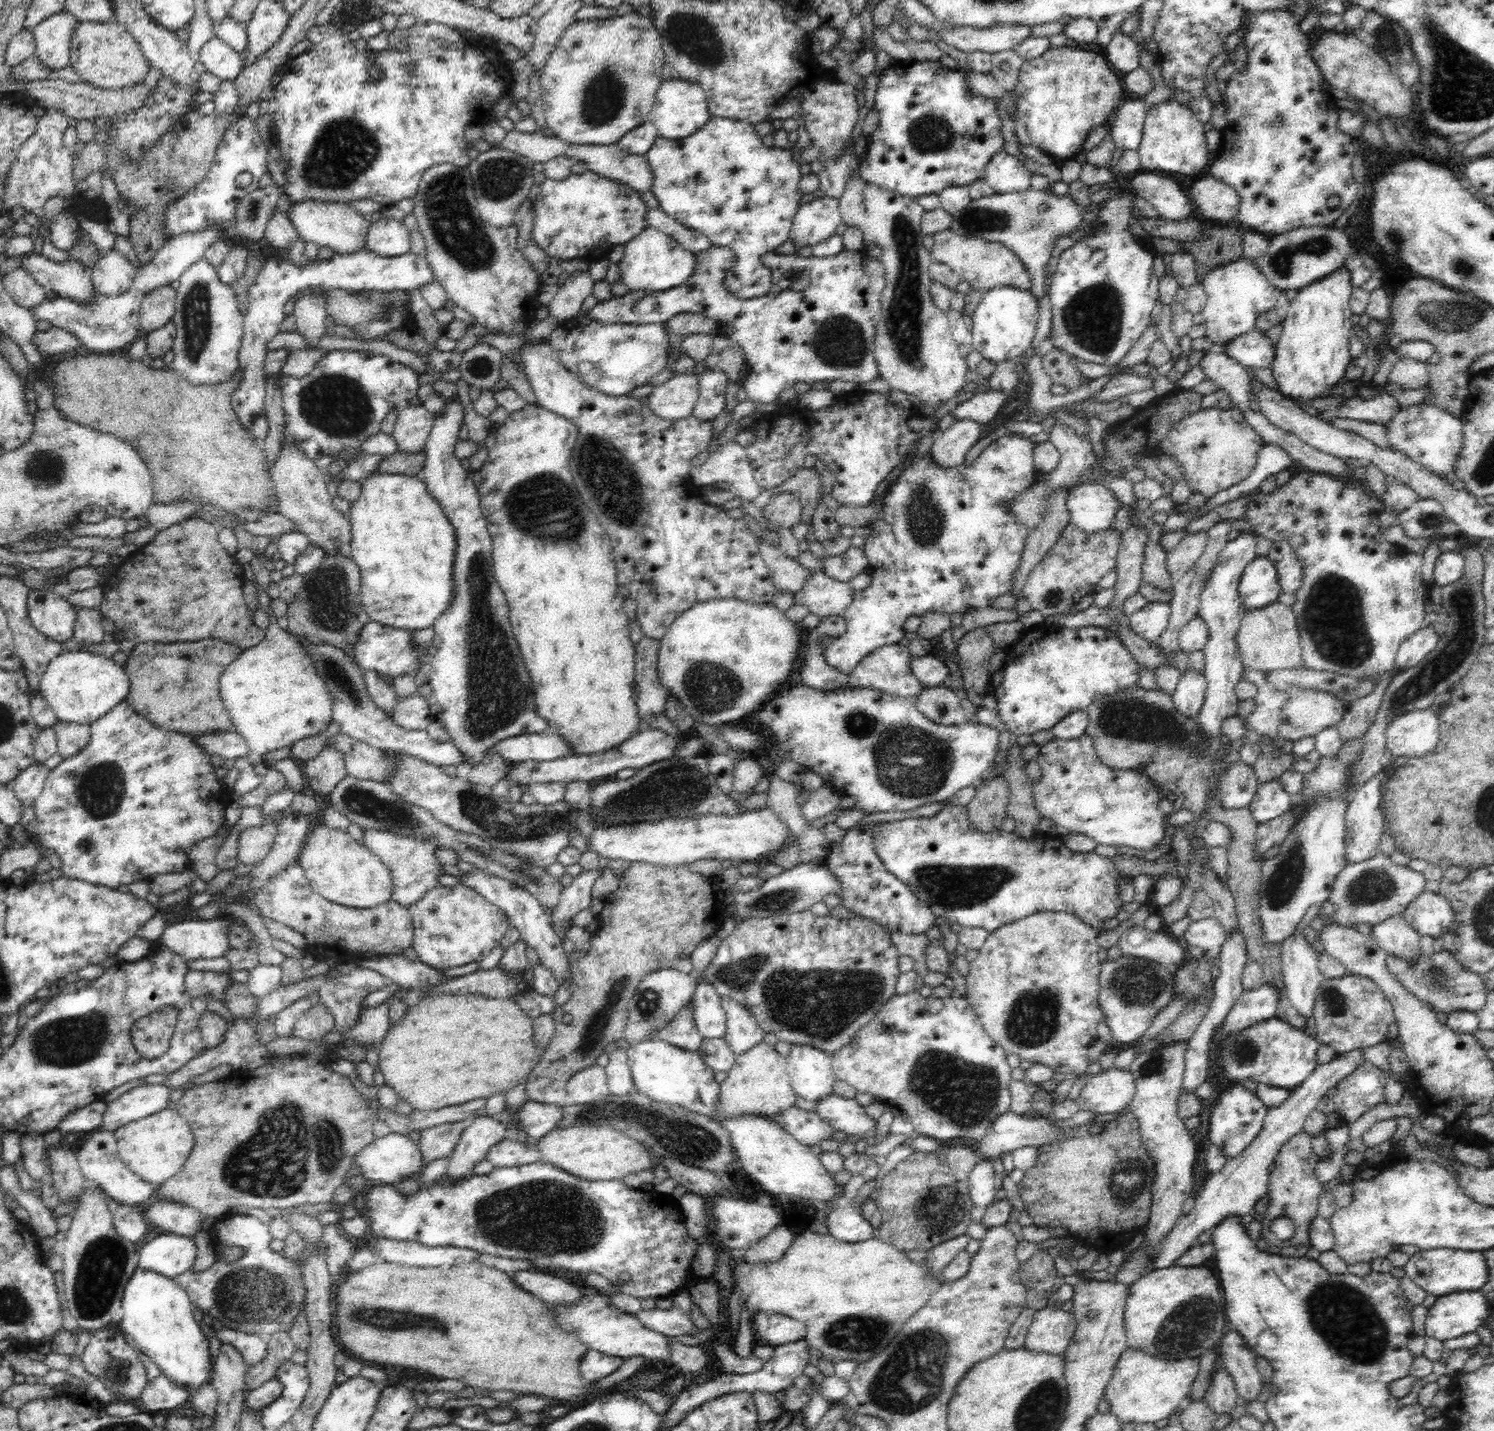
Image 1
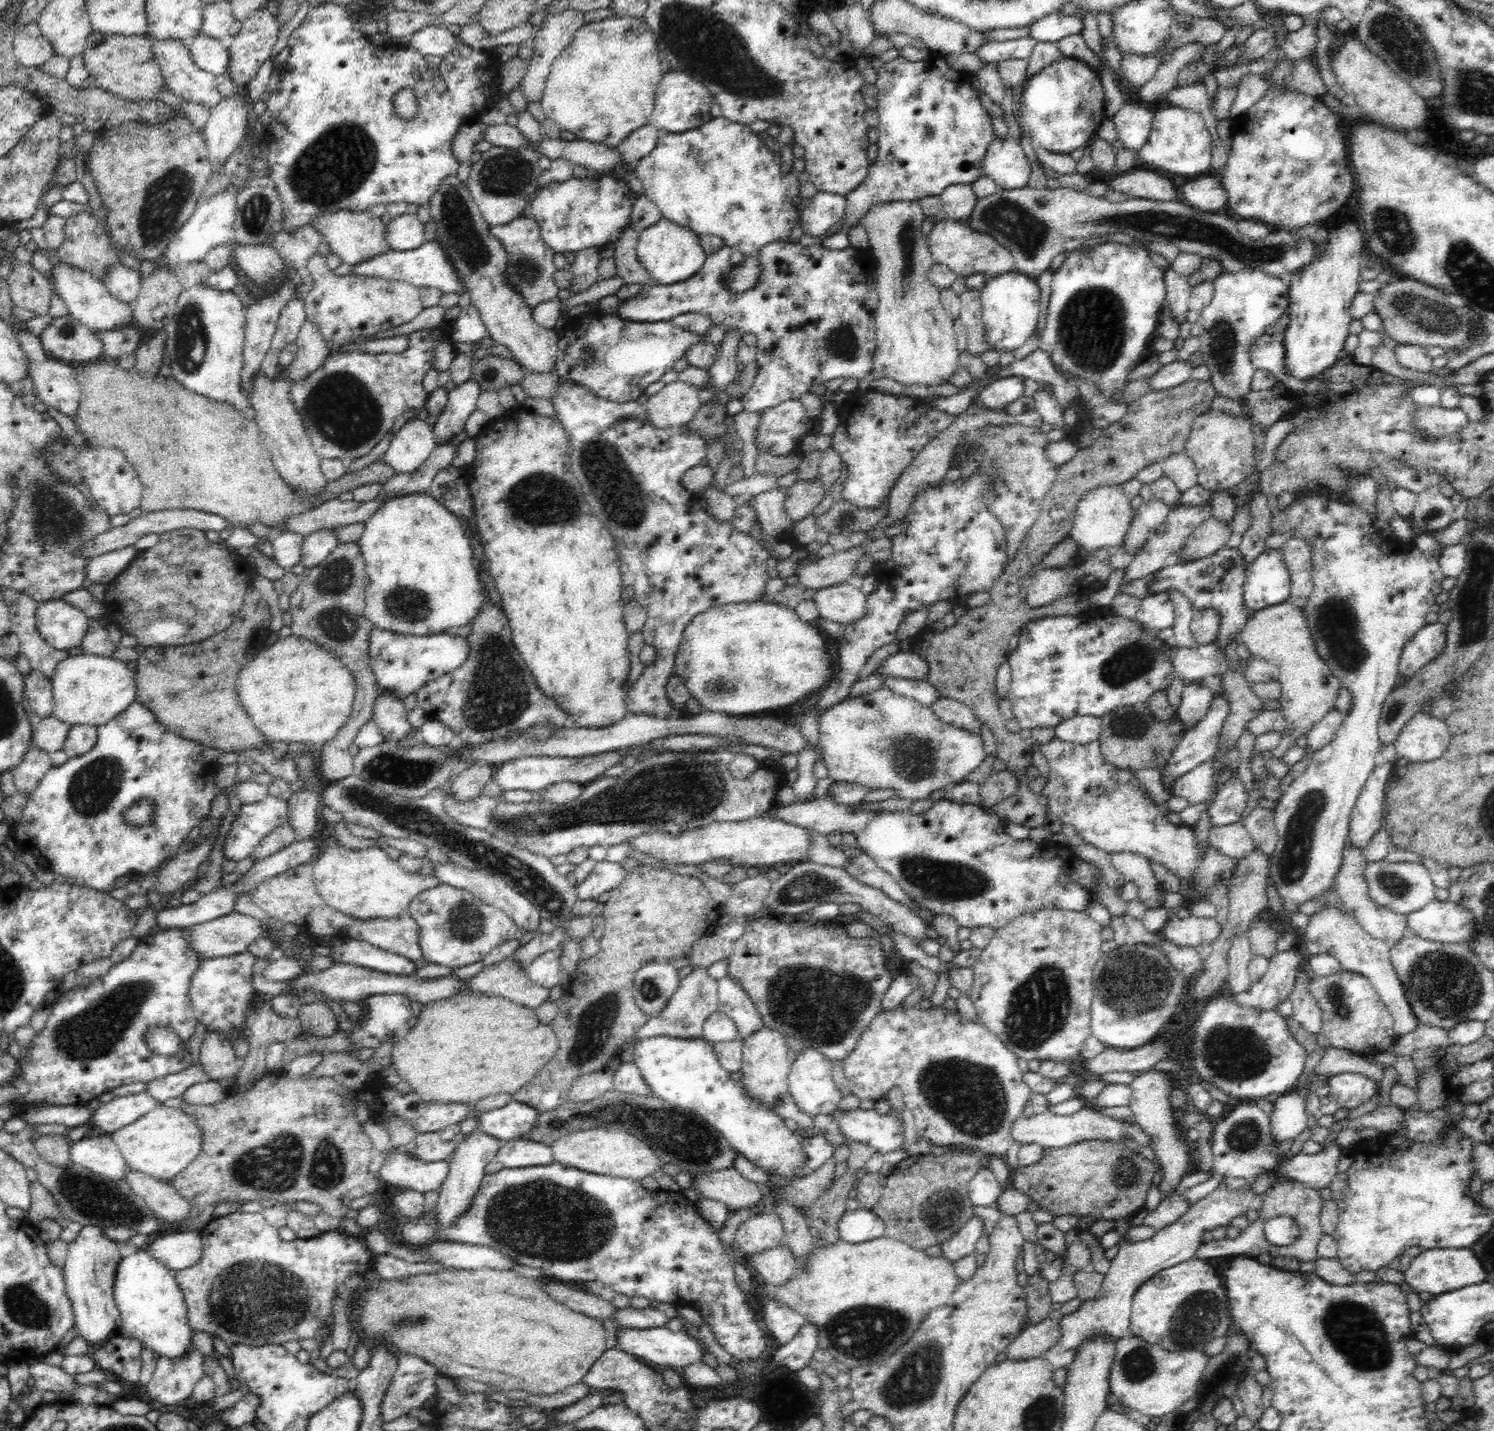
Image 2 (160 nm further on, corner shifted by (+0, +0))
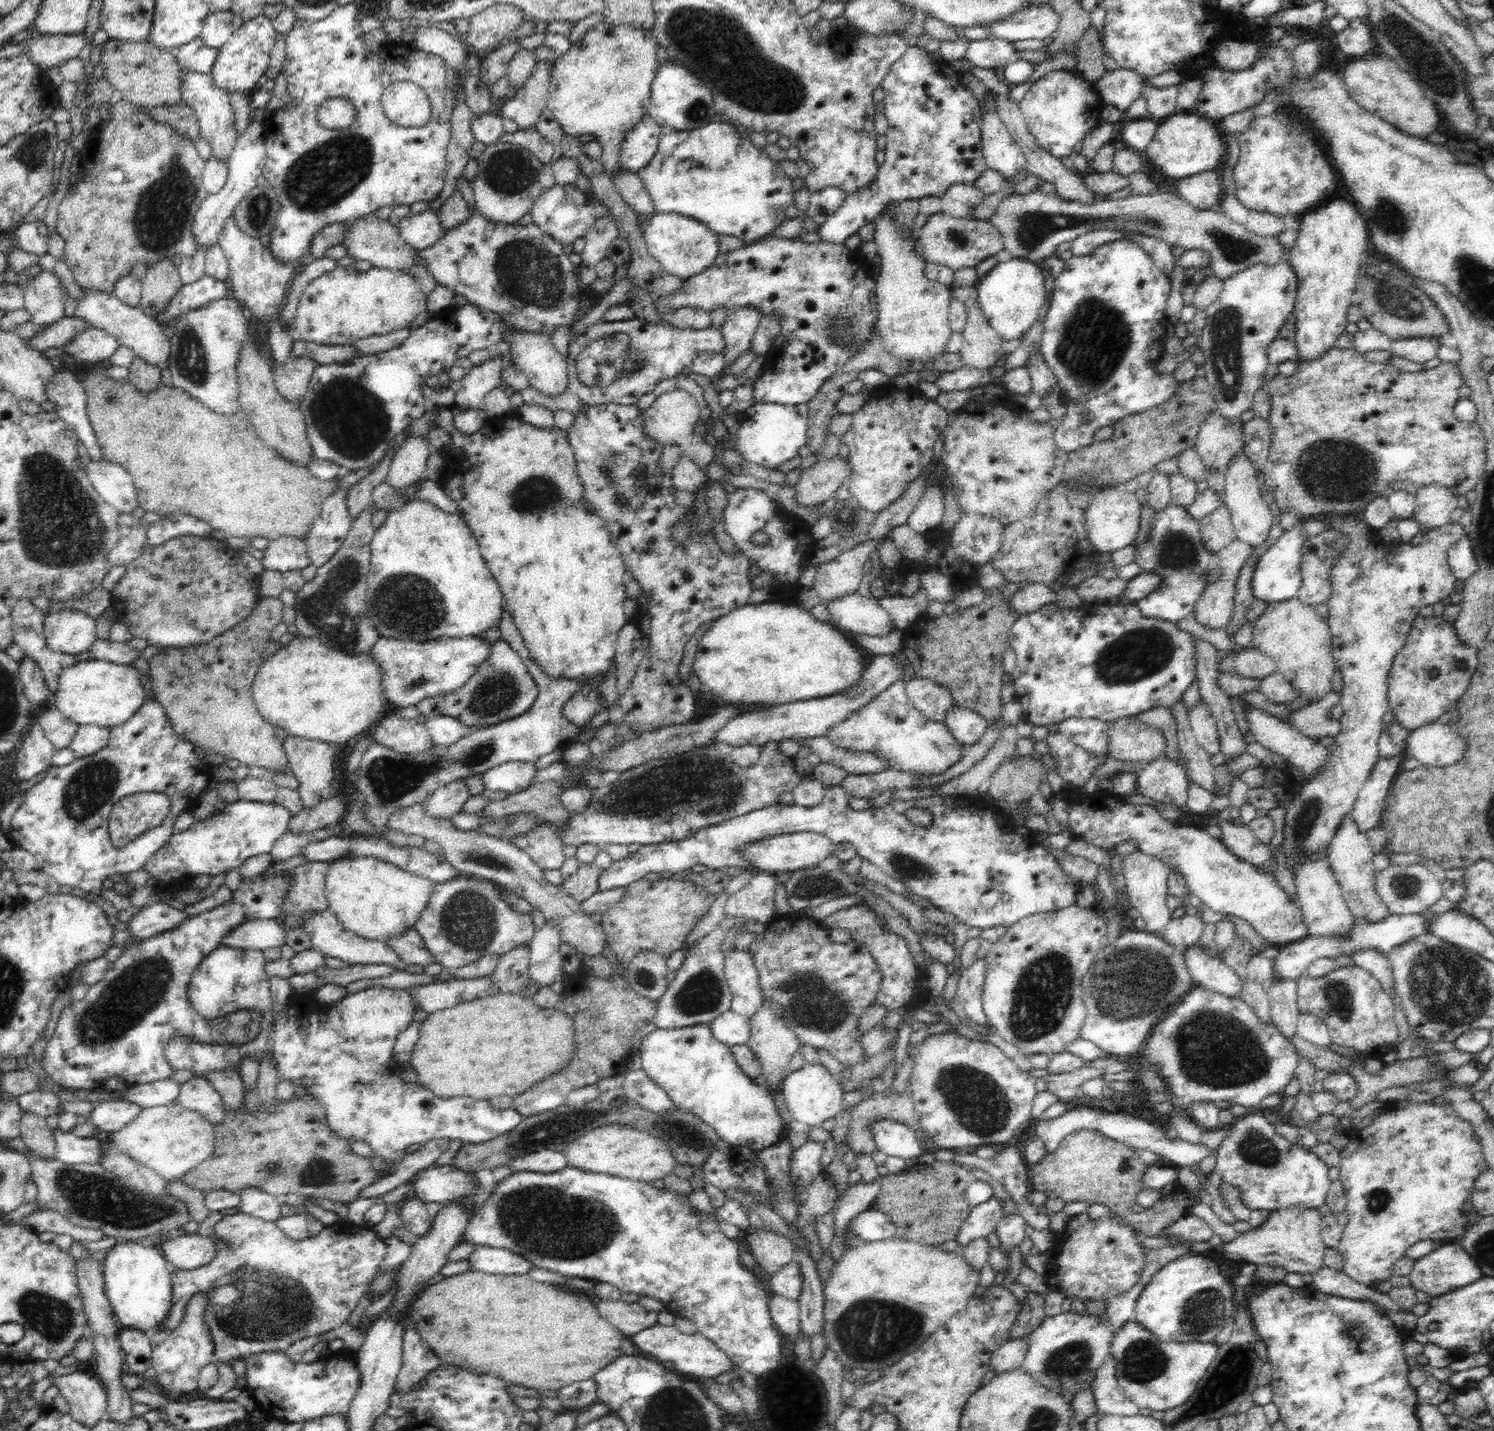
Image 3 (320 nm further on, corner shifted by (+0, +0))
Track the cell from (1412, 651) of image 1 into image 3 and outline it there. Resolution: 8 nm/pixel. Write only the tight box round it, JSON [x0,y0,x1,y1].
[1387,615,1478,732]

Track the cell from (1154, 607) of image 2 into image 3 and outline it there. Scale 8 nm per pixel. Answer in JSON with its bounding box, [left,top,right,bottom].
[1133,503,1212,623]

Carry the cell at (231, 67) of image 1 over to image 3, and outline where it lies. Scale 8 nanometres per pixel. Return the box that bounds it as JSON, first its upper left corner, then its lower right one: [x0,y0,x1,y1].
[174,37,219,73]

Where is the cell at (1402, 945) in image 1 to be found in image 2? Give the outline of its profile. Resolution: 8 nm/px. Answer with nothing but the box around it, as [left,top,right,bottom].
[1333,842,1409,946]

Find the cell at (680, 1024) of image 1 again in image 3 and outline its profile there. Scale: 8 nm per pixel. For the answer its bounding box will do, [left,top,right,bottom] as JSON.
[653,916,748,1029]

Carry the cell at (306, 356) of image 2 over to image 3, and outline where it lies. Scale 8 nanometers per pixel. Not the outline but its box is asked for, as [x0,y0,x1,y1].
[273,356,319,400]

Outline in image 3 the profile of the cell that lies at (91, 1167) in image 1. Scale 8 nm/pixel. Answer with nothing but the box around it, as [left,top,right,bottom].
[53,1130,101,1164]

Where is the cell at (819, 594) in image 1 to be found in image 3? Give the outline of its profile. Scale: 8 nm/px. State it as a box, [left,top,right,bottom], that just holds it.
[825,592,895,636]

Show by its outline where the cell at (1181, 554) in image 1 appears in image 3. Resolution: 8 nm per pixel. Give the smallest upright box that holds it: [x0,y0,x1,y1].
[1199,504,1237,554]

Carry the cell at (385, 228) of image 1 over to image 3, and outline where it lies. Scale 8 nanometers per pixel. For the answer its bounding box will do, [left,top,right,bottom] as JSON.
[397,208,448,251]

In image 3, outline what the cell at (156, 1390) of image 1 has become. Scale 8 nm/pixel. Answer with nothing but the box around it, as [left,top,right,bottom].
[150,1293,216,1401]

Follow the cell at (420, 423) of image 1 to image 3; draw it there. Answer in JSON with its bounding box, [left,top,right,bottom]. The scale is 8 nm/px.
[384,436,434,490]

